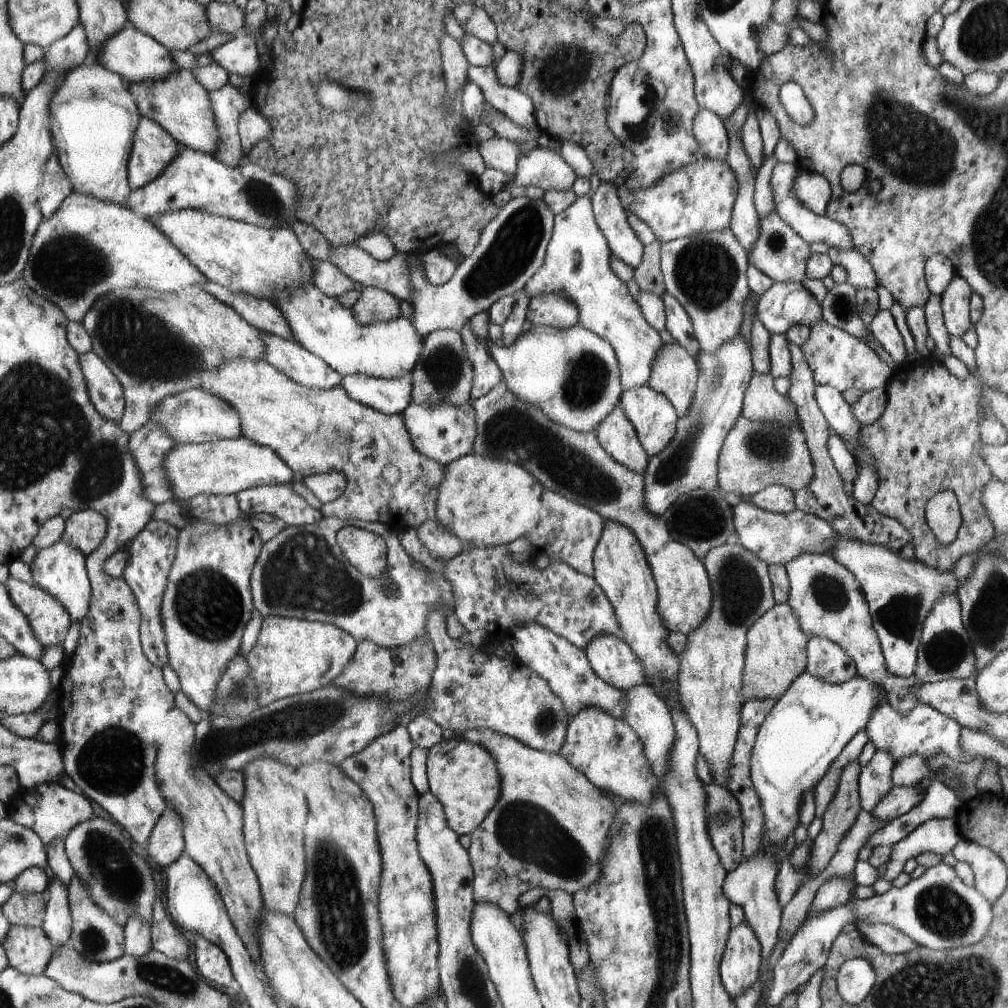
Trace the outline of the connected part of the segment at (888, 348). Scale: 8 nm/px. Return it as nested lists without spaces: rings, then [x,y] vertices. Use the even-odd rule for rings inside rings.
[[[880,309],[868,324],[868,328],[877,343],[898,364],[898,368],[901,367],[909,354],[906,352],[902,335],[896,326],[892,313],[888,309]]]

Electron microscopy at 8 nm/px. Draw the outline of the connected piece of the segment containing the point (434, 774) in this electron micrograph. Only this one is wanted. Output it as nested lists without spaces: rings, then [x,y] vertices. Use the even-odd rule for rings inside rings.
[[[440,741],[427,750],[429,791],[443,806],[448,826],[458,835],[470,835],[488,816],[500,796],[496,761],[481,746],[468,741]]]

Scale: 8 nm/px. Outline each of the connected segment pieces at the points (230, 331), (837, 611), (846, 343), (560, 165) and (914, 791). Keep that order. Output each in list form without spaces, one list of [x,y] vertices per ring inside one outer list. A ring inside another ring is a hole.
[[[185,286],[182,290],[175,293],[159,291],[158,289],[137,288],[137,289],[114,289],[104,296],[97,298],[92,308],[84,315],[82,326],[90,335],[93,351],[104,361],[104,364],[112,371],[112,374],[120,381],[123,386],[123,395],[125,398],[125,411],[123,417],[119,420],[120,428],[128,434],[138,430],[138,427],[144,426],[149,421],[152,411],[163,398],[174,396],[175,394],[192,389],[192,372],[208,372],[210,374],[220,363],[228,359],[237,359],[240,357],[249,358],[253,361],[263,359],[264,343],[259,335],[259,330],[248,324],[235,310],[220,302],[215,296],[208,294],[200,287]]]
[[[804,553],[784,566],[789,578],[787,605],[804,634],[808,638],[816,636],[835,642],[854,661],[858,676],[882,687],[888,704],[902,716],[907,716],[920,704],[917,689],[921,681],[914,675],[897,677],[886,670],[881,642],[856,577],[826,553]]]
[[[824,319],[815,322],[810,330],[809,340],[800,348],[813,370],[813,377],[818,385],[830,385],[842,393],[850,387],[869,391],[885,387],[889,383],[893,370],[882,362],[882,359],[862,339],[829,325]]]
[[[537,146],[520,156],[515,179],[508,182],[505,188],[524,186],[545,191],[566,191],[572,188],[576,177],[572,167],[559,154]]]
[[[893,786],[888,794],[881,798],[881,801],[871,810],[871,817],[881,823],[889,823],[899,816],[906,814],[914,808],[926,791],[916,787],[896,787]]]

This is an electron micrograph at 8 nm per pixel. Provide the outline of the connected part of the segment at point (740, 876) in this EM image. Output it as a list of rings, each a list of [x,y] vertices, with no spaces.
[[[760,854],[754,859],[747,860],[738,865],[736,870],[727,873],[723,882],[724,896],[731,902],[739,906],[745,914],[745,922],[758,939],[761,946],[761,967],[759,968],[759,978],[761,979],[761,993],[757,1002],[764,1004],[768,998],[768,991],[773,985],[773,974],[771,973],[771,956],[775,946],[779,942],[778,929],[780,928],[780,918],[782,908],[777,903],[774,890],[774,881],[778,874],[779,864],[772,862],[772,854]]]

